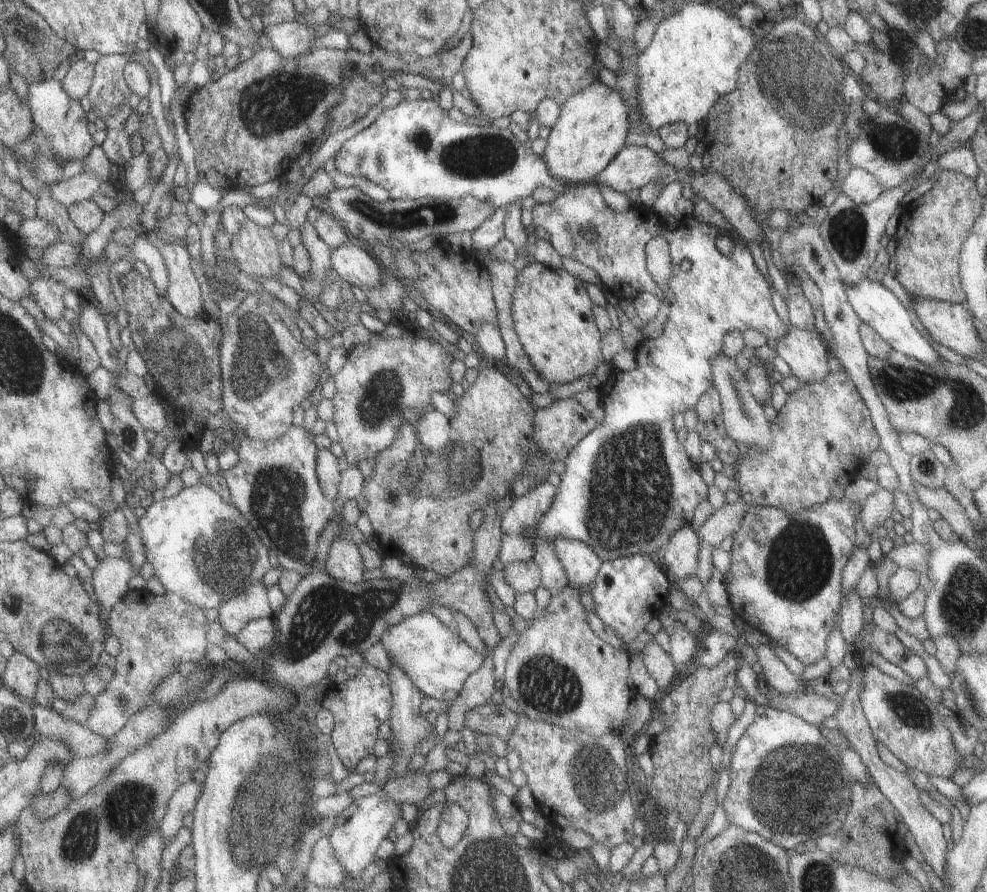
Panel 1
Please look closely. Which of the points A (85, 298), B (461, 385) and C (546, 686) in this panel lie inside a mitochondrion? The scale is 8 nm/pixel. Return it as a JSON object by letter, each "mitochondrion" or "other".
{"A":"other","B":"other","C":"mitochondrion"}

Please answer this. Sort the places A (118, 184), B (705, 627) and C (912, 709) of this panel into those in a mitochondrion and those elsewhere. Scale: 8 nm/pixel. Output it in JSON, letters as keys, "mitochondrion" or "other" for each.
{"A":"other","B":"other","C":"mitochondrion"}

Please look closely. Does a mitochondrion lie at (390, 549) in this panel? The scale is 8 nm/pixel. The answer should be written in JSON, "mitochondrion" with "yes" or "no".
{"mitochondrion":"no"}

